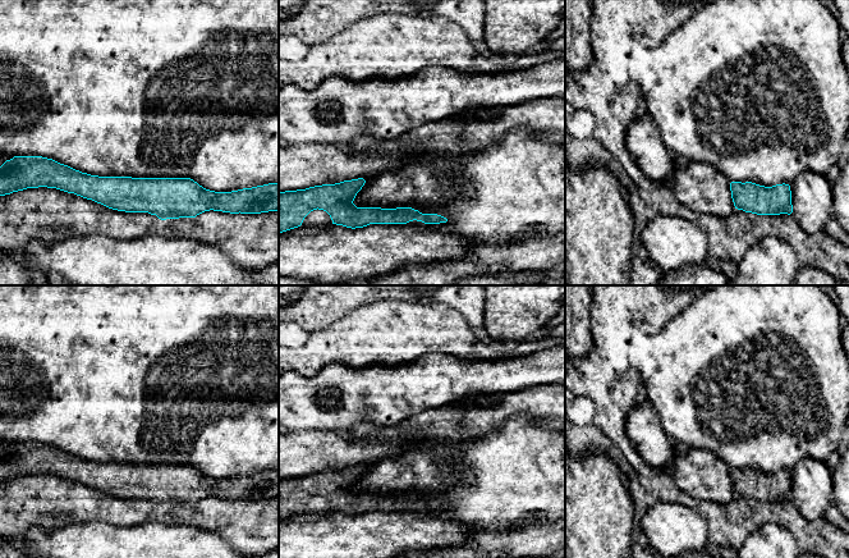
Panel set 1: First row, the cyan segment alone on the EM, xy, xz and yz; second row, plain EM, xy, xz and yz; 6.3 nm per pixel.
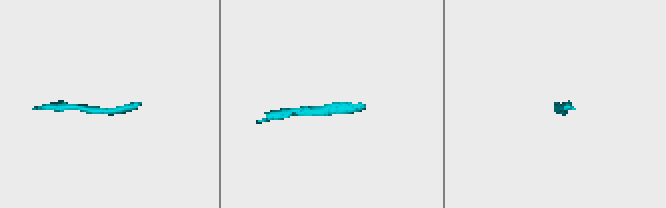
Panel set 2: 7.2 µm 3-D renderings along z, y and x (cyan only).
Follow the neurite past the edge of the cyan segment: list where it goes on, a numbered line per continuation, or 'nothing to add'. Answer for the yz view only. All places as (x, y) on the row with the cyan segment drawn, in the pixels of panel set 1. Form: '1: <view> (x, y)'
nothing to add

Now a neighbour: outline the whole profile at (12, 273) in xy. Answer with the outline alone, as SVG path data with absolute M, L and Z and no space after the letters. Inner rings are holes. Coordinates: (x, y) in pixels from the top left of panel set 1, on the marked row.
M0 253L0 285L31 285L32 273L15 260Z

